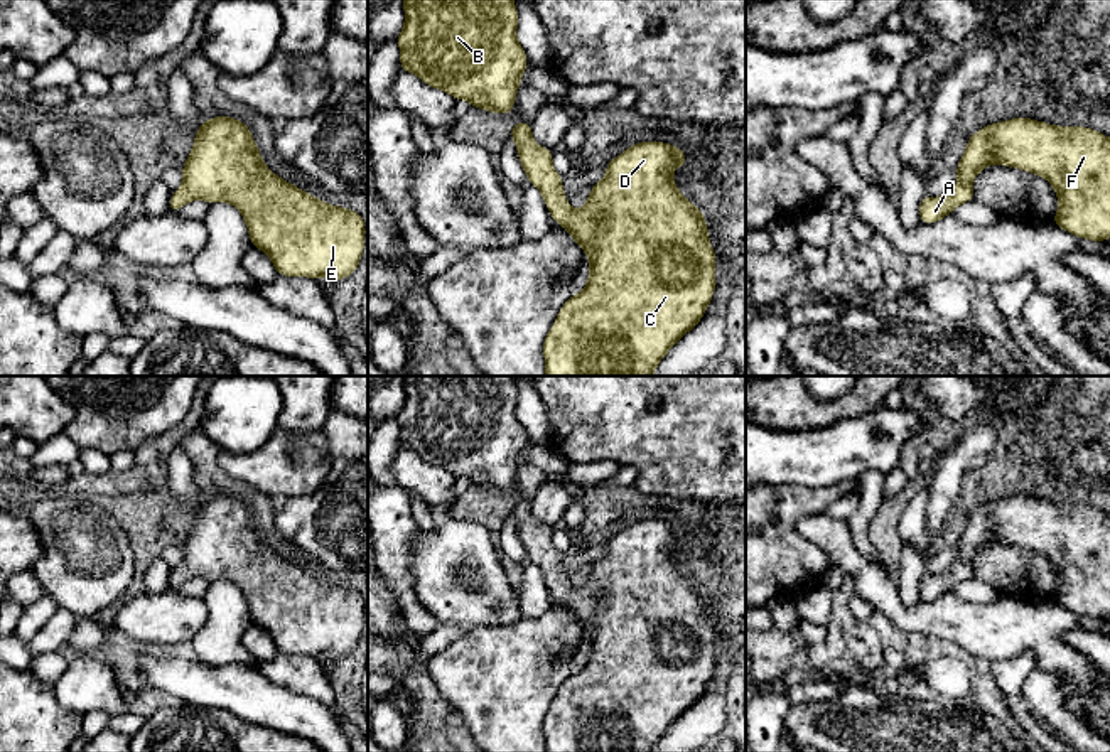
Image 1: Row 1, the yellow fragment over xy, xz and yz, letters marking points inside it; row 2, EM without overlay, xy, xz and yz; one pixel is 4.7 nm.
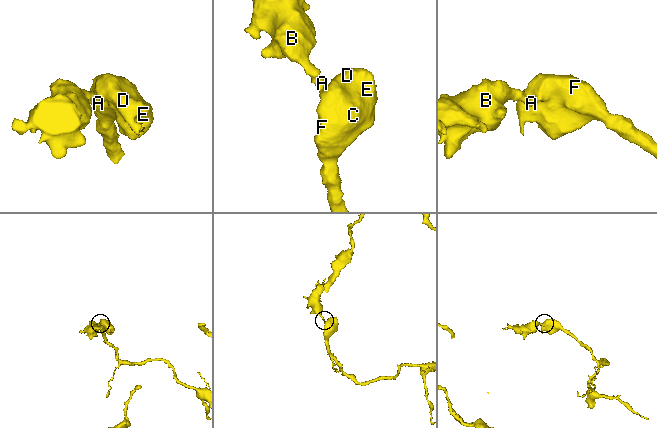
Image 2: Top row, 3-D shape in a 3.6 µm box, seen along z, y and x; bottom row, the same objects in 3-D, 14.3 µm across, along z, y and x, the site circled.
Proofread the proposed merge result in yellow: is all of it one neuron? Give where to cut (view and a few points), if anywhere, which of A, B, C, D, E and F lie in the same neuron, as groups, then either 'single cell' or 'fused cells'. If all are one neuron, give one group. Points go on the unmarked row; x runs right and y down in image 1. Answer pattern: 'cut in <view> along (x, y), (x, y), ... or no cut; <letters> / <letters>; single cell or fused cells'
no cut; A B C D E F; single cell

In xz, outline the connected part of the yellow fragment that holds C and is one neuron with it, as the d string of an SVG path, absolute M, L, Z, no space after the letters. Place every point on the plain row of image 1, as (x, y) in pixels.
M526 499L515 501L509 516L516 521L528 560L540 567L552 597L589 632L585 666L562 683L543 718L545 752L653 752L666 730L702 698L715 668L717 631L710 626L703 588L680 572L671 555L675 545L685 546L685 529L663 519L634 521L606 543L606 556L590 565L585 583L575 588L562 568L563 553L552 545L555 528L538 524Z

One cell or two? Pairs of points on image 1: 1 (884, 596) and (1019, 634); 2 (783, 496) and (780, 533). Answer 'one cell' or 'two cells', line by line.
1: one cell
2: one cell

